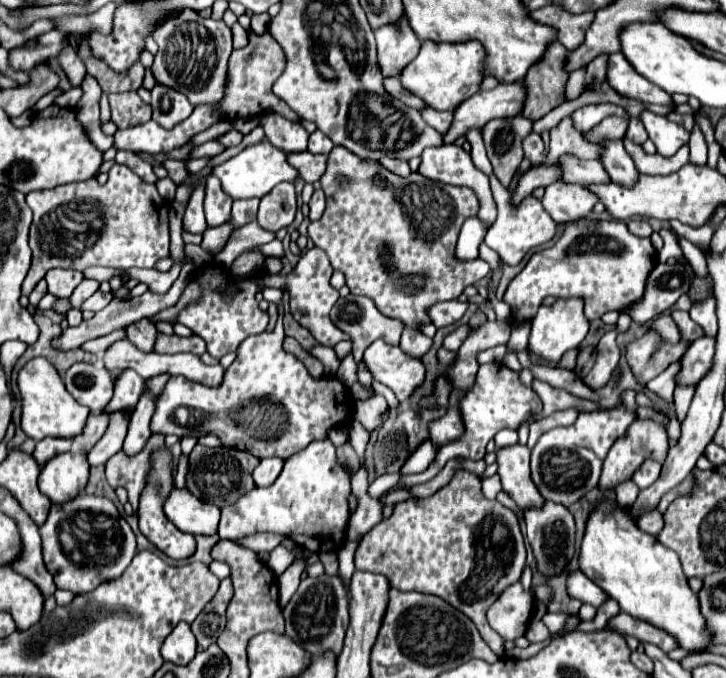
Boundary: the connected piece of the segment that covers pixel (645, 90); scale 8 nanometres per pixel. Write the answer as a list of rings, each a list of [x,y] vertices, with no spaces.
[[[619,52],[609,54],[605,76],[607,76],[607,84],[625,98],[633,98],[645,104],[671,102],[671,96],[665,90],[659,90],[659,86],[651,86],[651,82],[647,82],[645,78],[639,78],[639,74],[635,74],[631,66],[627,66],[627,60]]]

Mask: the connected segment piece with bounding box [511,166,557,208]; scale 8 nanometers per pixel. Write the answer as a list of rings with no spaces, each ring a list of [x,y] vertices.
[[[547,166],[529,168],[529,170],[519,178],[519,182],[517,182],[517,186],[515,186],[513,194],[511,194],[511,204],[517,208],[517,206],[521,204],[521,200],[527,198],[535,188],[539,188],[539,186],[545,188],[545,186],[549,186],[549,184],[553,184],[553,182],[557,182],[557,180],[555,180],[555,170],[551,170],[551,168],[547,168]]]

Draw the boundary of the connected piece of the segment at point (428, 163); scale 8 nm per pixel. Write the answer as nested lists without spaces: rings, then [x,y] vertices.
[[[455,144],[427,148],[421,156],[419,174],[423,174],[429,180],[471,188],[477,200],[481,202],[479,216],[485,218],[485,222],[489,224],[495,220],[497,206],[489,188],[489,180],[481,170],[475,168],[469,152],[465,152],[463,148]]]

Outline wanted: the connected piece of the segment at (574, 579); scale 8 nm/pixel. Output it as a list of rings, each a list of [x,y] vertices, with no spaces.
[[[567,570],[567,594],[595,608],[601,606],[601,602],[607,598],[607,594],[579,570]]]

